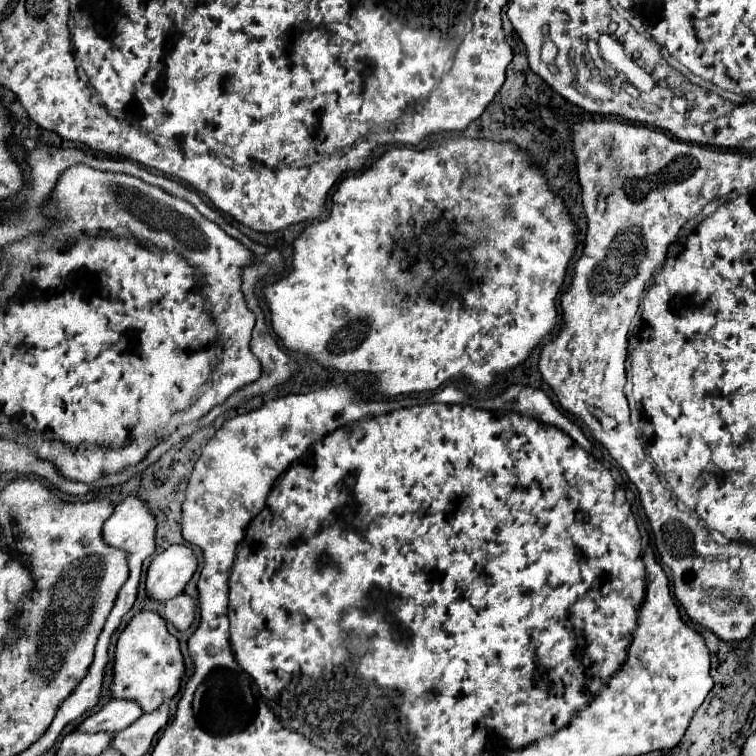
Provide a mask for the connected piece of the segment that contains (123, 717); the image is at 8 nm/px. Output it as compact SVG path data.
M112 699L100 711L92 713L80 723L80 731L84 733L118 733L134 723L142 715L140 707L126 699Z

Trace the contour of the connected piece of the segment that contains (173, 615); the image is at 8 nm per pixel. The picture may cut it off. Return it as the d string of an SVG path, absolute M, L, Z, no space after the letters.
M180 593L178 597L170 599L170 603L166 603L164 619L168 623L172 623L174 629L186 631L192 625L192 621L194 621L194 611L196 611L194 599L188 597L186 593Z

